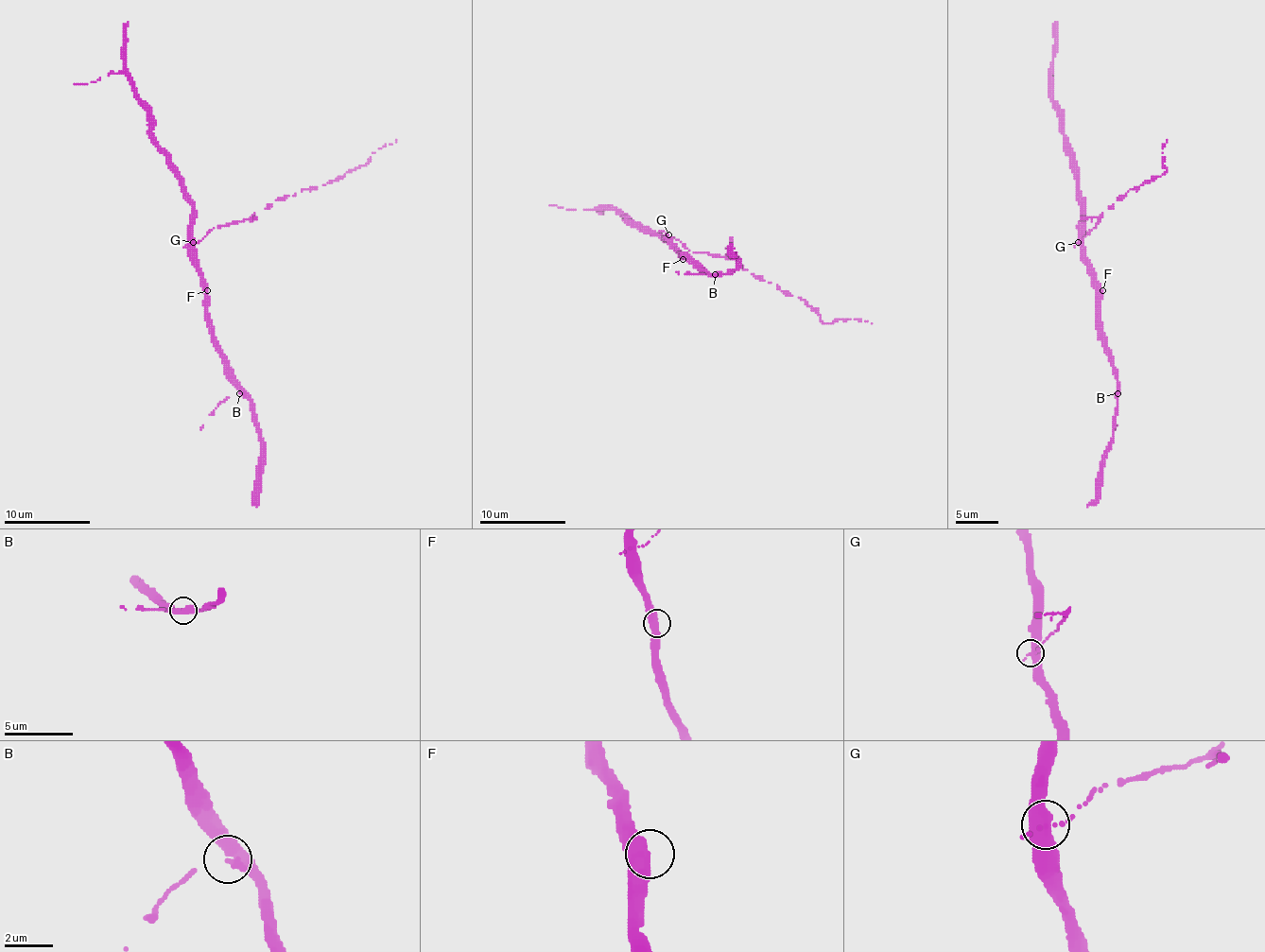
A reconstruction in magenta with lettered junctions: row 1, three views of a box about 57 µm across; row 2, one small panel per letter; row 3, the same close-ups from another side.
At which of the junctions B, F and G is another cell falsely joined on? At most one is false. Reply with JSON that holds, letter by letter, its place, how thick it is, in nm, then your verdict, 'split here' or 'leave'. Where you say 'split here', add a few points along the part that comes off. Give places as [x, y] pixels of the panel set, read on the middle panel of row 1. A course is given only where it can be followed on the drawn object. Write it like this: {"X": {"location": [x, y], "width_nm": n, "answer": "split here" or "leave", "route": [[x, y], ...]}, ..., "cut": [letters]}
{"B": {"location": [715, 274], "width_nm": 280, "answer": "leave"}, "F": {"location": [683, 259], "width_nm": 440, "answer": "leave"}, "G": {"location": [668, 234], "width_nm": 360, "answer": "leave"}, "cut": []}

